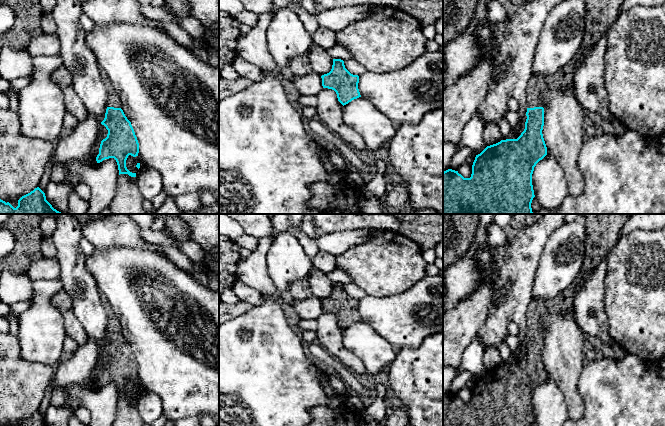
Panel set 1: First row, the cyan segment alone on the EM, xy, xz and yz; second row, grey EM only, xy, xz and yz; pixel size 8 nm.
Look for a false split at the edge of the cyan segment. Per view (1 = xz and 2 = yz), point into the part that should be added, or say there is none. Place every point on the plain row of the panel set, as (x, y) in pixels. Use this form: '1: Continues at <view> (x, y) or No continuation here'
1: No continuation here
2: Continues at yz (602, 230)

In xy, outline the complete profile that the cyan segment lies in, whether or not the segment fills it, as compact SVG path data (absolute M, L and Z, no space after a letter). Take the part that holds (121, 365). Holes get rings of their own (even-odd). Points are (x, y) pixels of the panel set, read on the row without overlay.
M102 296L103 306L108 315L107 333L105 342L101 346L108 354L107 361L101 365L97 387L105 383L114 382L118 389L119 399L128 398L136 401L126 391L129 379L136 381L139 377L139 367L131 346L121 333L121 325L113 312L108 300Z

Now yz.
M583 214L582 222L586 229L585 253L582 268L574 282L551 300L532 301L526 314L528 332L525 353L517 363L506 363L487 370L476 379L470 402L464 402L458 395L448 393L443 396L443 426L532 426L534 419L532 398L536 388L547 379L543 362L544 313L574 313L574 299L581 291L592 271L614 249L620 231L628 214Z

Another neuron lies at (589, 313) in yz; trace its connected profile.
M606 260L590 274L581 291L574 299L573 317L580 329L601 340L610 347L614 342L609 334L607 315L604 310L604 279L607 272Z

